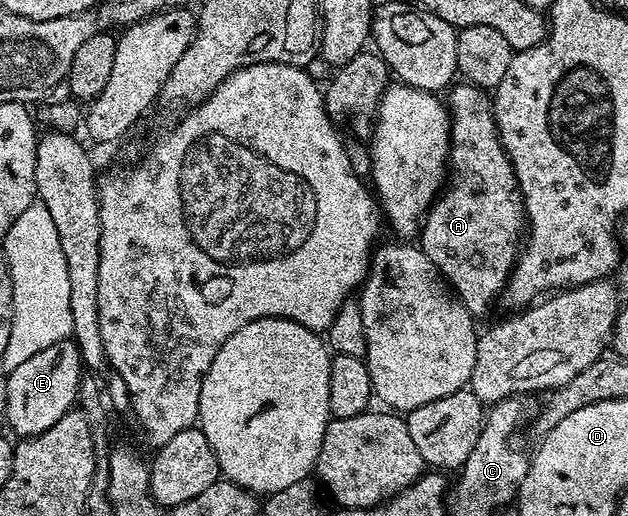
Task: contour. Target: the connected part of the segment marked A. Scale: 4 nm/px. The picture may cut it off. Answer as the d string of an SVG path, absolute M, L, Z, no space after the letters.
M465 81L451 86L448 91L448 112L450 117L450 158L448 160L448 186L439 194L434 203L426 212L420 224L420 248L427 255L428 260L436 267L449 286L454 295L467 307L471 315L480 317L494 303L494 298L501 296L506 289L506 282L510 280L510 273L514 270L514 264L518 262L520 254L520 244L524 239L524 228L527 226L526 212L522 205L522 196L518 194L518 182L514 176L514 170L510 164L510 159L506 155L506 150L502 148L502 142L498 140L498 130L494 124L494 108L492 99L483 88L474 87Z

